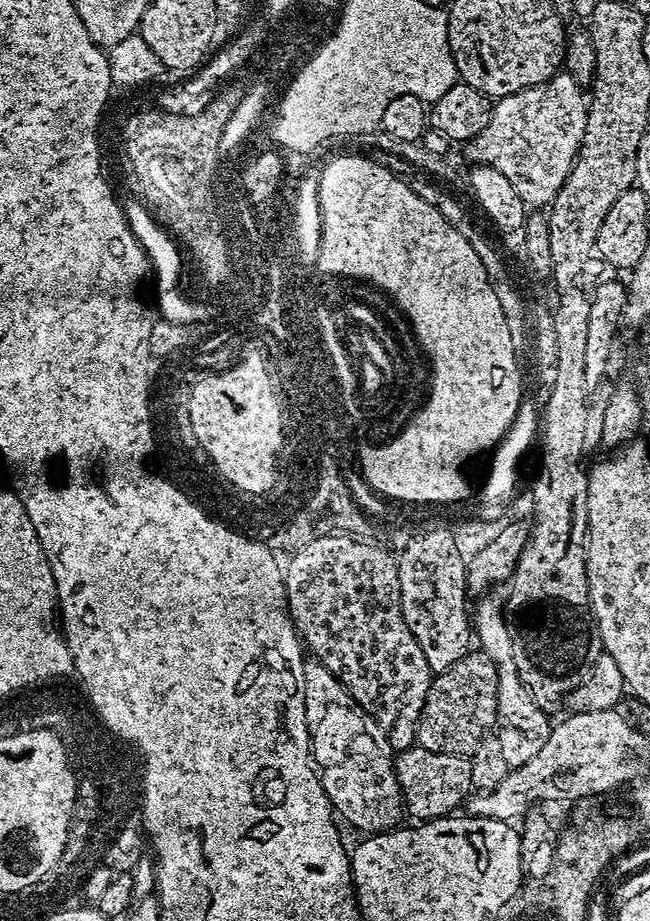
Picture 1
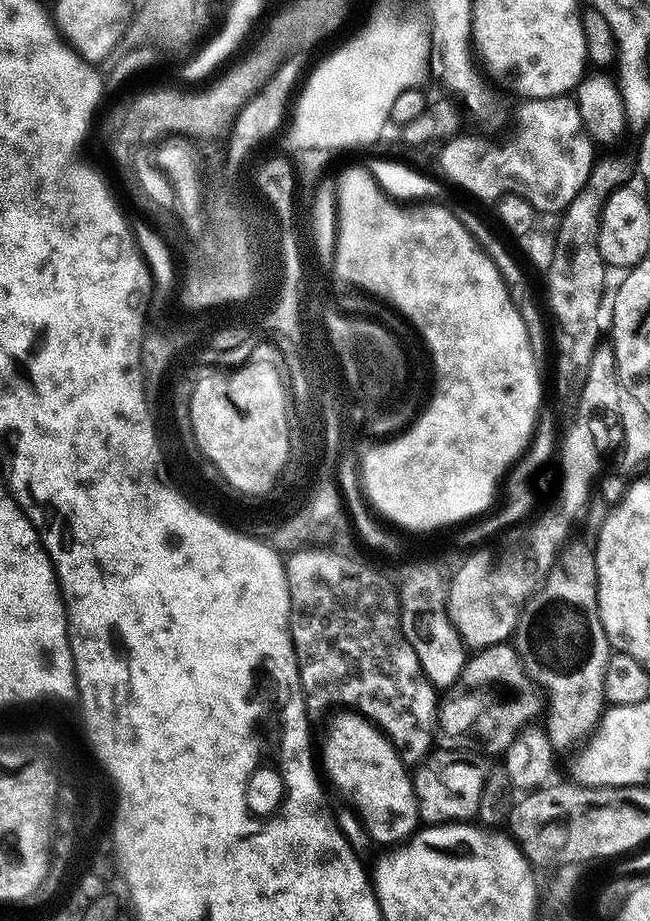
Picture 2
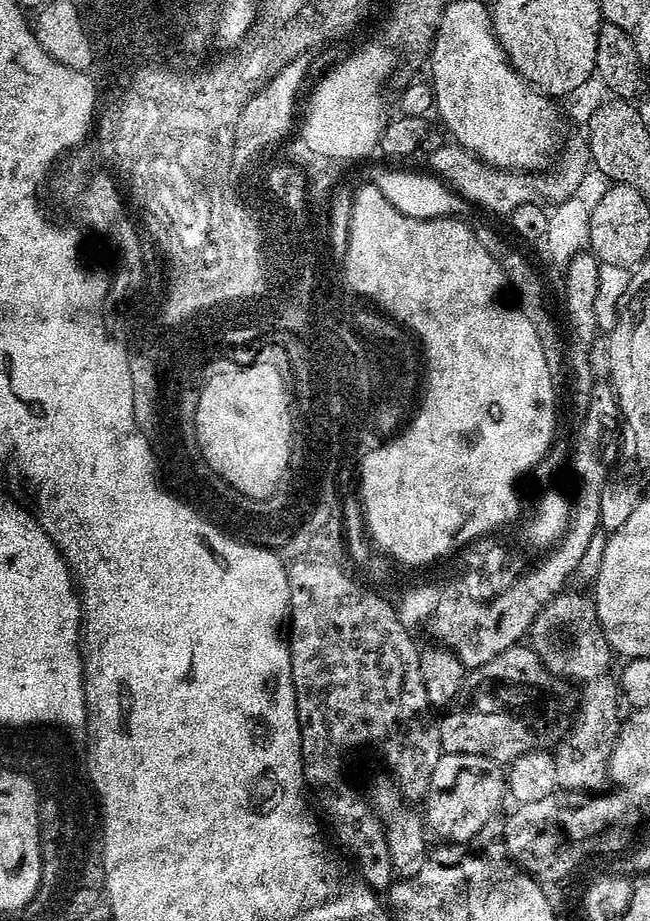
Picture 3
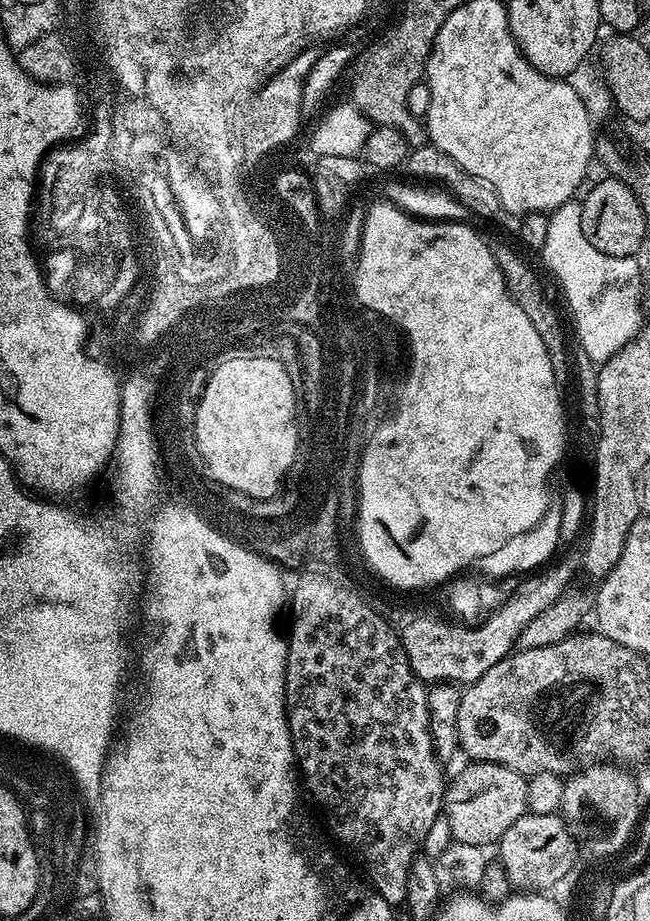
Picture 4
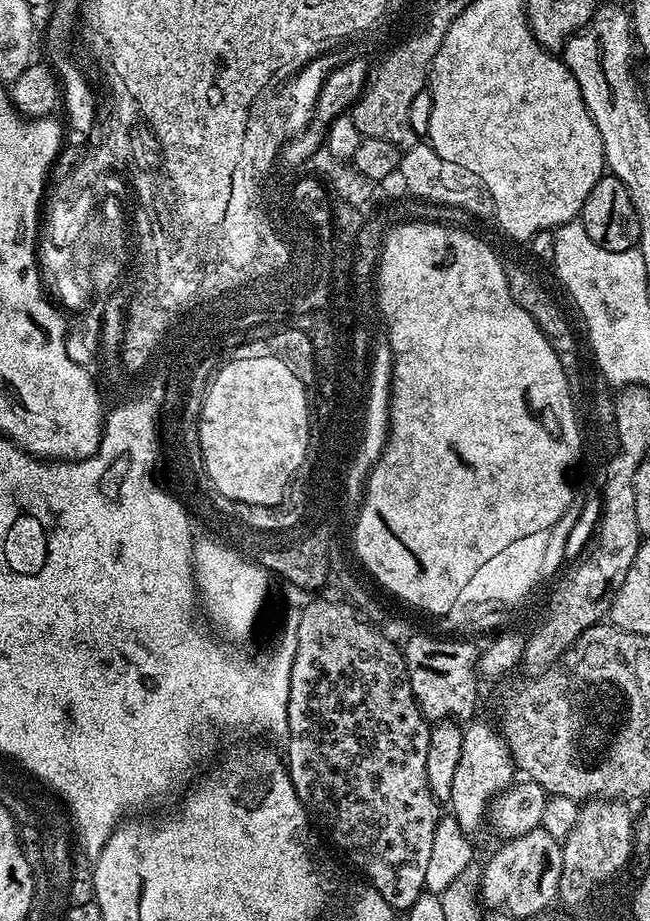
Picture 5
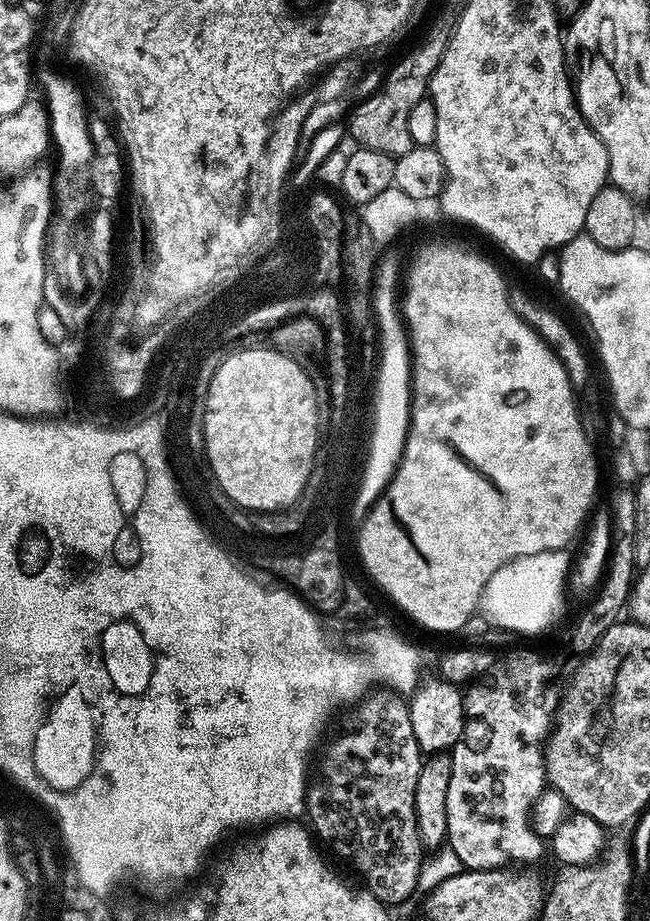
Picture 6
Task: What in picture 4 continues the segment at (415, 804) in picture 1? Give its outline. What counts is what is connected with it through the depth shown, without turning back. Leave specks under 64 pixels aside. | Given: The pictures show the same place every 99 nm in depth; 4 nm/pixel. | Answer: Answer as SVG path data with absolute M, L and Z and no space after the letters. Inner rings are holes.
M468 762L465 763L465 768L457 774L456 777L451 777L450 783L444 790L444 803L442 805L442 815L449 820L450 830L452 831L452 840L458 843L469 843L470 846L484 848L488 844L495 845L502 838L502 834L506 834L506 830L510 830L510 826L514 826L514 822L518 822L518 818L522 818L528 812L528 780L521 776L519 772L510 770L501 764L486 764L483 762Z

